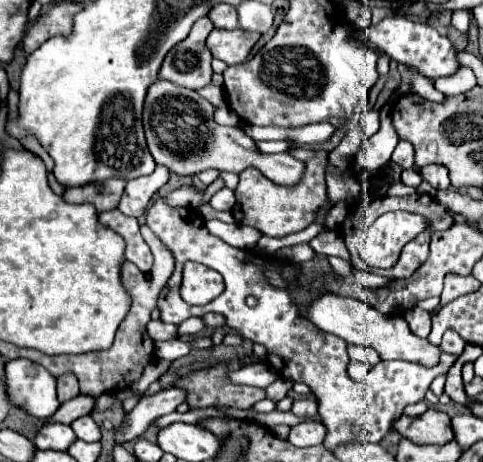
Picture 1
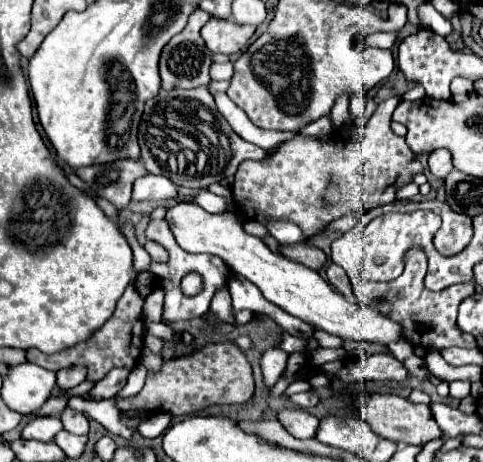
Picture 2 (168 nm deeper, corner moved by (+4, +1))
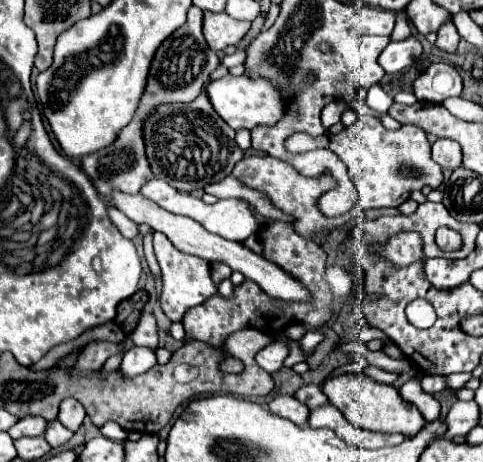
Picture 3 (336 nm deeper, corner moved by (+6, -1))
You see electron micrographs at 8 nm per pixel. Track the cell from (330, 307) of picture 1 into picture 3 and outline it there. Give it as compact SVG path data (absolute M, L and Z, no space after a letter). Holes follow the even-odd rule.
M112 193L112 203L114 207L118 207L126 217L130 217L134 223L146 223L148 227L152 227L154 231L164 233L172 245L188 255L196 255L202 257L210 263L224 263L228 265L232 271L240 271L246 279L254 281L268 297L272 299L280 299L280 301L294 301L294 303L310 303L312 295L308 295L310 291L304 287L304 283L300 283L296 277L292 277L288 271L284 271L282 267L278 267L276 263L270 263L264 255L254 253L252 249L248 249L244 243L238 241L228 241L220 235L214 235L210 231L206 231L198 221L186 217L186 215L176 215L170 213L162 207L158 207L156 203L152 203L150 199L144 199L140 193L138 195L124 195L124 193Z

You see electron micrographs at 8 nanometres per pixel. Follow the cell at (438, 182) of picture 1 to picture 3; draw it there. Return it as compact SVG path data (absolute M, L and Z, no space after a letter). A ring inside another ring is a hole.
M438 139L432 145L432 159L444 169L444 171L454 171L460 167L462 163L462 155L460 155L460 145L452 143L448 139Z

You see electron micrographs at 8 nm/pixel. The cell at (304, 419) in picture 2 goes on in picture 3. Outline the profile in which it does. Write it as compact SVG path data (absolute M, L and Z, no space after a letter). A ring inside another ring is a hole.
M290 395L274 397L270 401L270 413L284 417L284 419L290 419L296 425L306 425L308 415L310 415L308 407L304 407L304 403L300 403L296 397L290 397Z

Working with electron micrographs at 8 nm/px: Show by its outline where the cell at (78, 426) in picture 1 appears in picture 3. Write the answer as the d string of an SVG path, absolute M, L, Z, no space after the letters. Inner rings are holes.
M64 399L60 405L60 413L58 413L58 421L70 429L70 431L78 431L78 427L82 425L86 417L84 407L76 401L76 399Z

